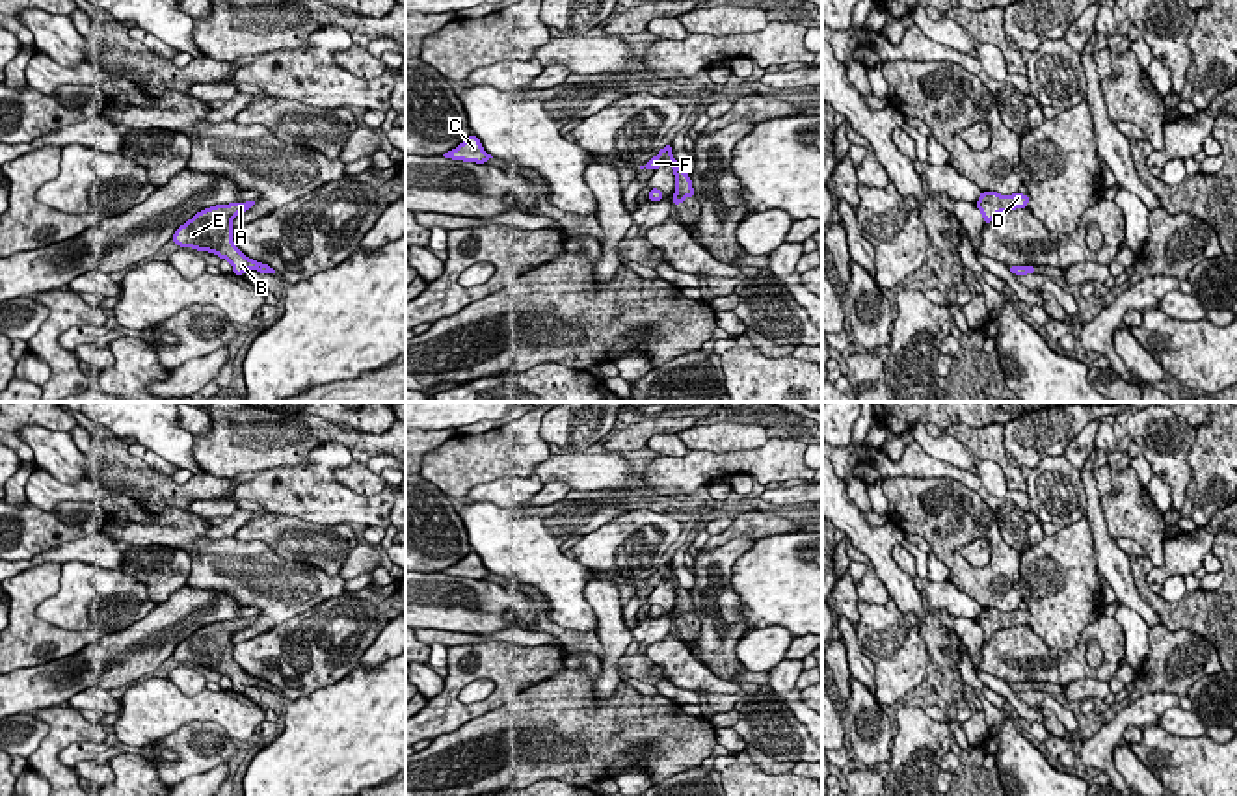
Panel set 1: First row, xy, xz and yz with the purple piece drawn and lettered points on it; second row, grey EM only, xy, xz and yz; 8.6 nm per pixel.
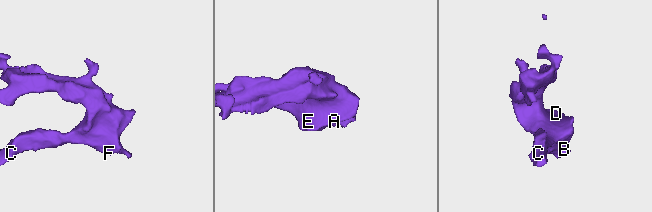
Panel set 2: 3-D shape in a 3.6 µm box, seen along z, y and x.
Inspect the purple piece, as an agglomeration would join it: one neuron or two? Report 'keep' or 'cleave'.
keep

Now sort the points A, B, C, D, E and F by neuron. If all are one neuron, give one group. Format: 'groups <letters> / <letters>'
groups A B C D E F

